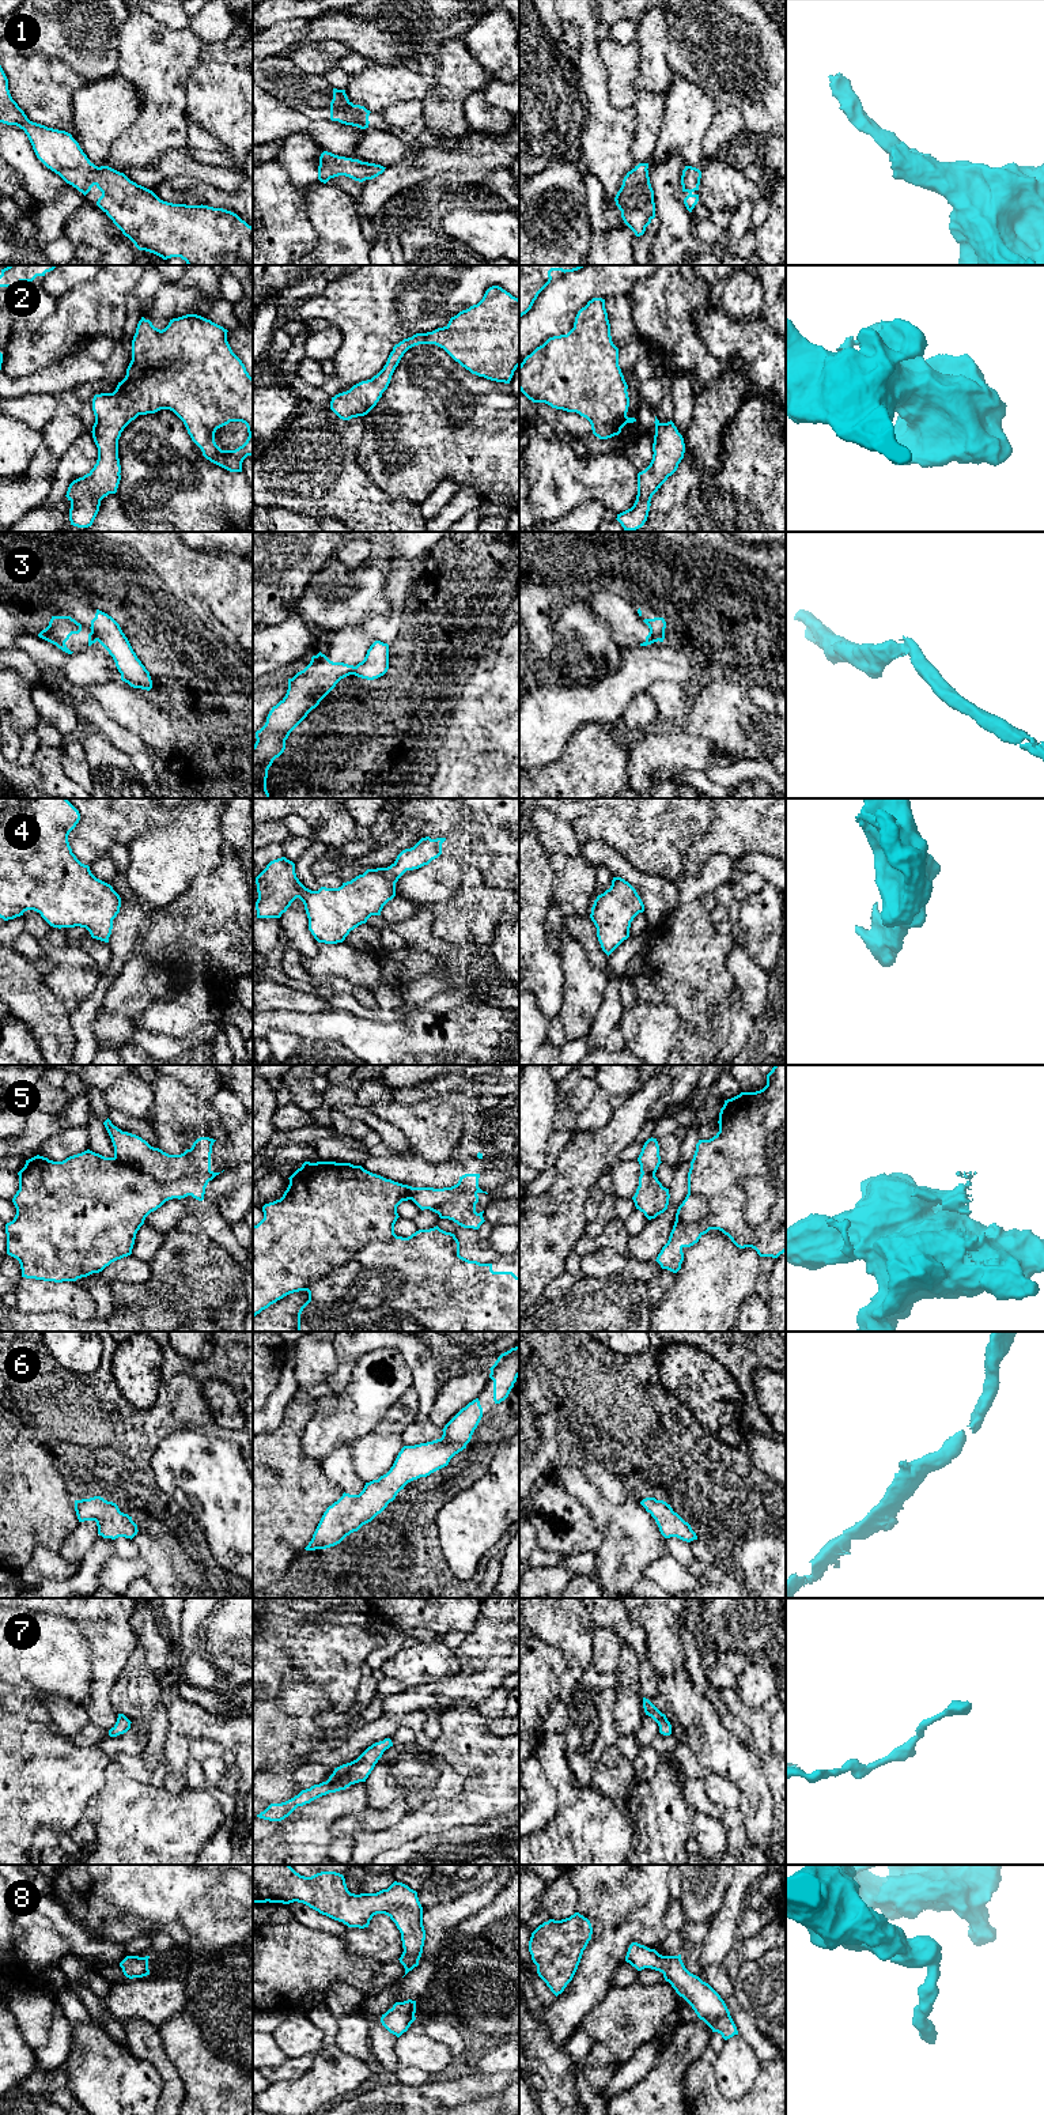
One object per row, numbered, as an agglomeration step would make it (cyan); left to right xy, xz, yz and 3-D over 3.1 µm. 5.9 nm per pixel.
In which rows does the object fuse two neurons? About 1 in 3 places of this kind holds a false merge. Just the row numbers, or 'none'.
3

